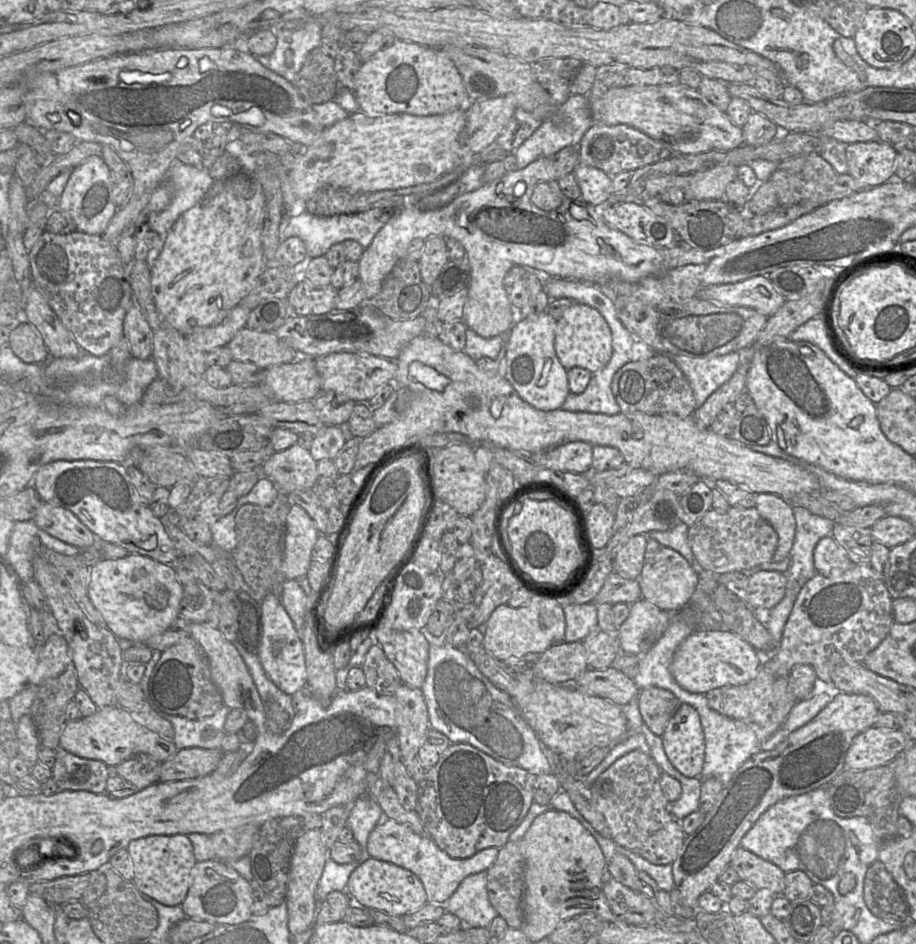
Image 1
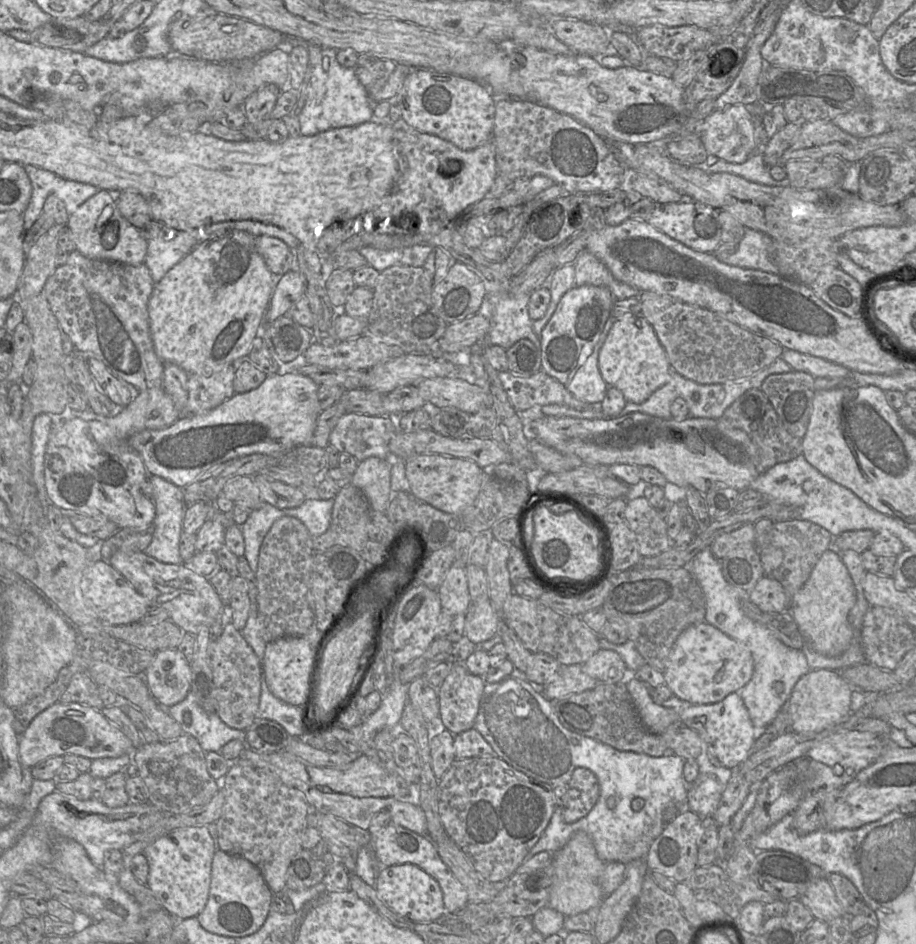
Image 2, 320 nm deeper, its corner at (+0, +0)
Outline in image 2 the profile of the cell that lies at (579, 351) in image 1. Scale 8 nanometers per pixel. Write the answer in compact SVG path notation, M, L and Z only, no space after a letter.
M623 315L612 321L599 351L598 368L608 386L622 392L626 402L639 404L669 379L670 364L652 326L642 316Z

